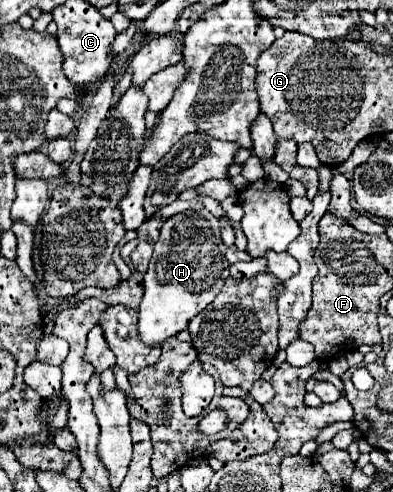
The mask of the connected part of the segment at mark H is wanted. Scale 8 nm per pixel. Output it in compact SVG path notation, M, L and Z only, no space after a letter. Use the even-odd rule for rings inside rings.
M208 209L184 211L164 223L144 275L144 297L138 309L138 331L144 345L162 347L170 337L188 329L190 319L214 301L230 275L224 251L226 245L220 239L218 219Z

